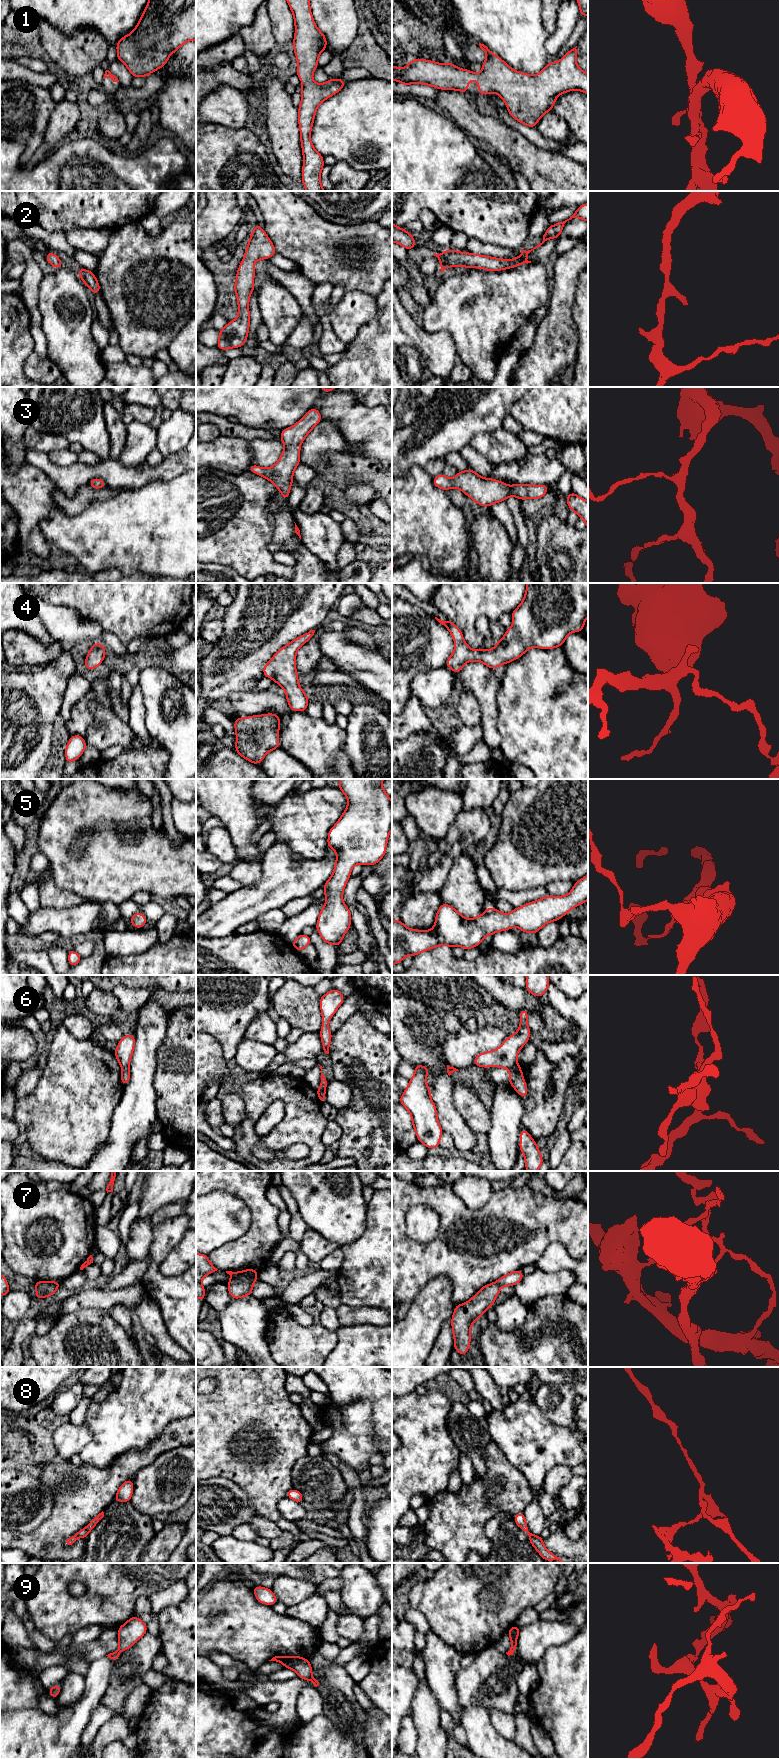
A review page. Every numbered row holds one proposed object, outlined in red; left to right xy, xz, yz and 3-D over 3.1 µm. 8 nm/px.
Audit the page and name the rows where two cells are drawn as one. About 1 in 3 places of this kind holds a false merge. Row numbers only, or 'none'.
6, 7

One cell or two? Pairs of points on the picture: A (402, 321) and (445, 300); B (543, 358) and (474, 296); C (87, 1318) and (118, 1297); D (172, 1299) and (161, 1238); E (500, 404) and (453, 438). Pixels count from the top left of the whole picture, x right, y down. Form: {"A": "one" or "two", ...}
{"A": "two", "B": "two", "C": "two", "D": "one", "E": "one"}

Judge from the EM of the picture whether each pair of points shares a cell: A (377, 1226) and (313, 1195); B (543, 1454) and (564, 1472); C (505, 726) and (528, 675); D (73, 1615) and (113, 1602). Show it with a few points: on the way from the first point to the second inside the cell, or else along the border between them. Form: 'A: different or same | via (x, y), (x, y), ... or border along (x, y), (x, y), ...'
A: different | border along (367, 1203), (366, 1228), (354, 1241)
B: different | border along (572, 1467), (552, 1467), (546, 1474), (543, 1485)
C: same | via (518, 713), (528, 703), (528, 688)
D: same | via (83, 1611), (103, 1603)

